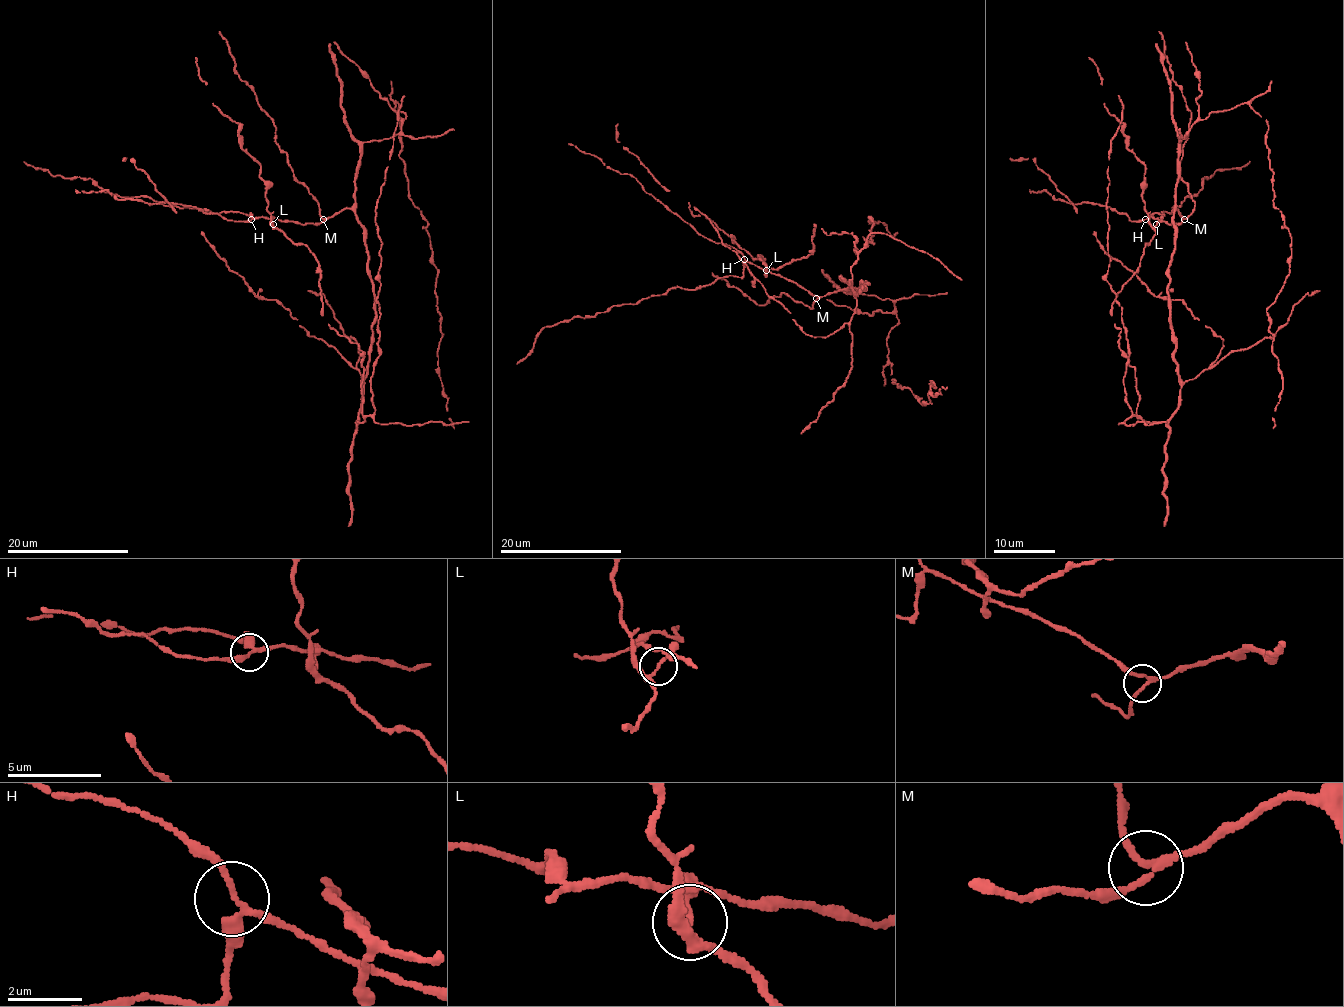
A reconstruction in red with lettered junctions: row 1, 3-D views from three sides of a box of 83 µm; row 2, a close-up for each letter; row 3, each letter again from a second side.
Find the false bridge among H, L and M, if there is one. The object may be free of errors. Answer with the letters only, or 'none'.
none

